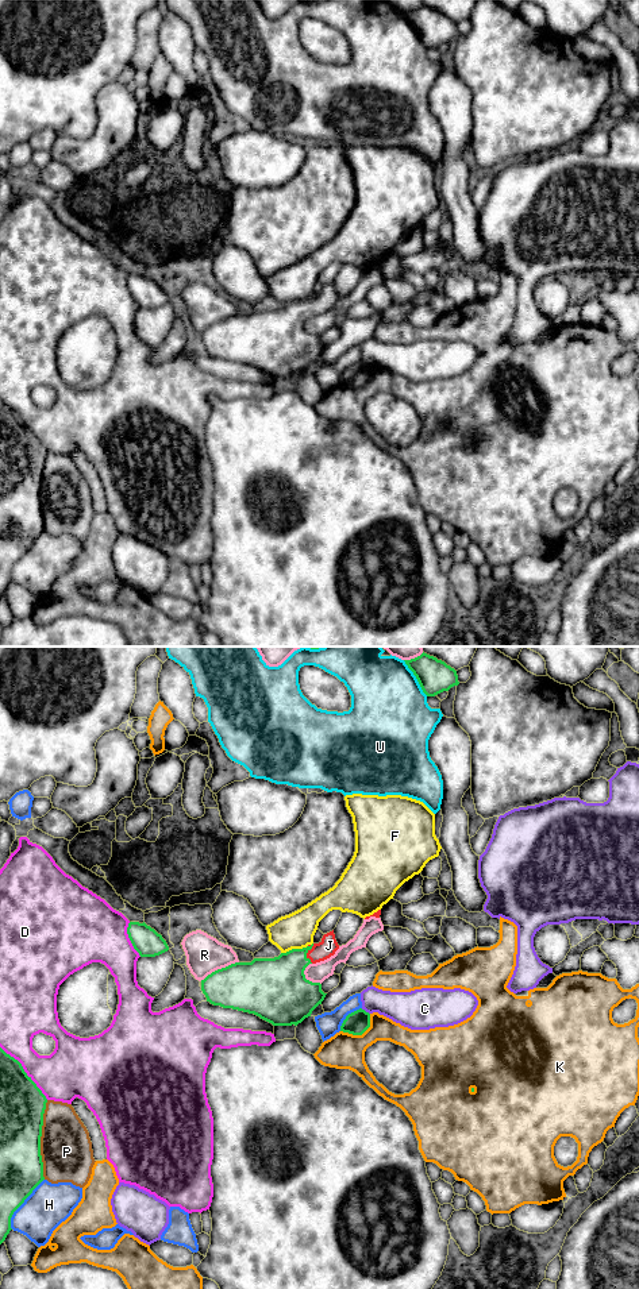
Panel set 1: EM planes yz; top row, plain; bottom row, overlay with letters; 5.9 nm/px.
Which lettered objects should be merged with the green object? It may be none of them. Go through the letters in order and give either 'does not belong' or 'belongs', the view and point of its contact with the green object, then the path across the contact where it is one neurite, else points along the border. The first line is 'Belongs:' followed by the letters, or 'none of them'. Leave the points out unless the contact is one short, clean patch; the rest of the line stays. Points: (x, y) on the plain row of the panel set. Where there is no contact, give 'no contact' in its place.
Belongs: J
C: does not belong | yz (364, 362)
D: does not belong | yz (24, 424)
F: does not belong | yz (293, 301)
H: does not belong | yz (22, 555)
J: belongs | yz (307, 304) | across yz (280, 336), (284, 327), (307, 304), (320, 304), (328, 297)
K: does not belong | yz (361, 386)
P: does not belong | yz (39, 491)
R: does not belong | yz (219, 321)
U: does not belong | yz (416, 30)

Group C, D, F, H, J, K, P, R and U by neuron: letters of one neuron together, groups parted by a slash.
C / D U / F / H / J / K / P / R

